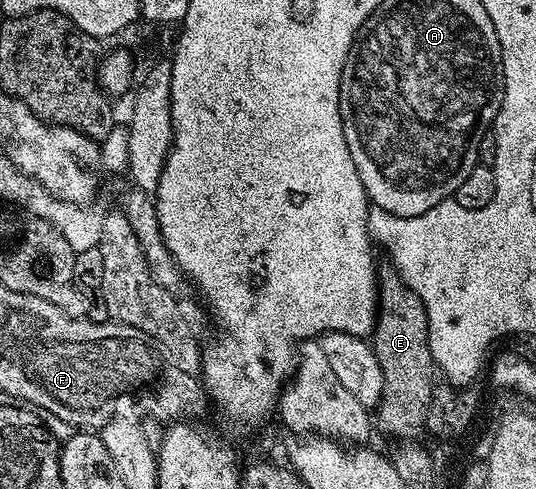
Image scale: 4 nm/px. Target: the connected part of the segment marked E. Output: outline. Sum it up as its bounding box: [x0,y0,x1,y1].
[373,268,431,443]

